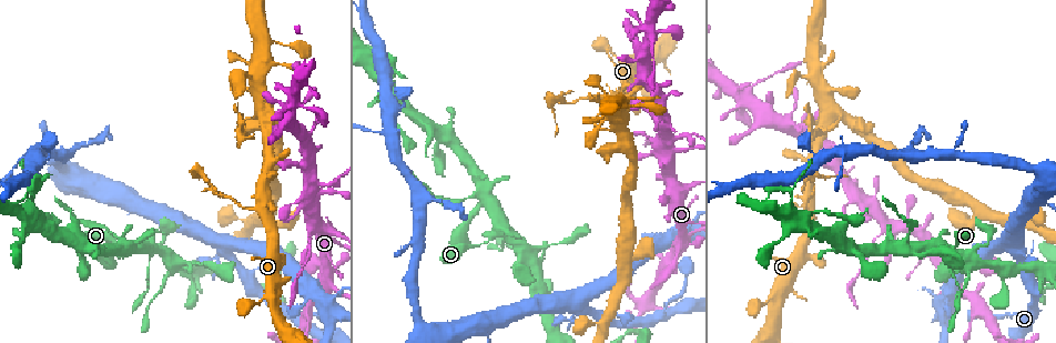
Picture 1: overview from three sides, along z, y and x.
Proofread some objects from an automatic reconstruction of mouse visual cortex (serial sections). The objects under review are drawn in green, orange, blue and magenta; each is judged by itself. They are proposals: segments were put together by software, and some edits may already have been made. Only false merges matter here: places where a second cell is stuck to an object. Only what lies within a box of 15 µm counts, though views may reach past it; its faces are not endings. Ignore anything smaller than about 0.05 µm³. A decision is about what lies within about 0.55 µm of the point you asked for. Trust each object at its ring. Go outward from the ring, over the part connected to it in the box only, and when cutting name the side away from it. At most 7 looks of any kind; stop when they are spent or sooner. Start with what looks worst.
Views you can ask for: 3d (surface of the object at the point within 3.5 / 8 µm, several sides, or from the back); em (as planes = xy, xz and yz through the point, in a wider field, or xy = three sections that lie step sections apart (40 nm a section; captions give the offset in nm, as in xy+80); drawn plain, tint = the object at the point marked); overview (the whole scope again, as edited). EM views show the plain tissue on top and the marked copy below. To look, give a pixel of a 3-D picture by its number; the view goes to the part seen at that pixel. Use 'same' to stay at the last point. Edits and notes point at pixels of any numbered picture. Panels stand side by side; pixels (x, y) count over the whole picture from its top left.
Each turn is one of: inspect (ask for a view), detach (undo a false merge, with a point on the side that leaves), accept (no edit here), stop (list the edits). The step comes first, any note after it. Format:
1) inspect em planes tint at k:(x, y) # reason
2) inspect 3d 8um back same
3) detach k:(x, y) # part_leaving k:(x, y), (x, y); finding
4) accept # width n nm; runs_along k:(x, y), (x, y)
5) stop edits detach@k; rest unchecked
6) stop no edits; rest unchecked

inspect 3d 8um at 1:(809, 209) # arms part here

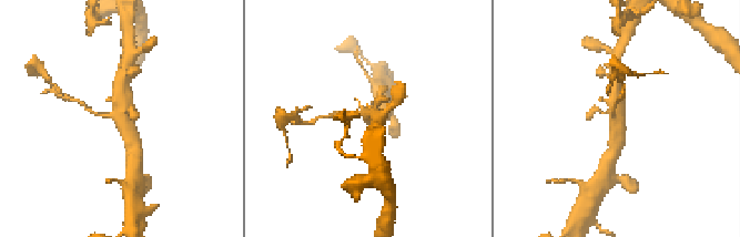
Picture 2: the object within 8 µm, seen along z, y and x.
inspect 3d 3.5um back at 2:(617, 115)

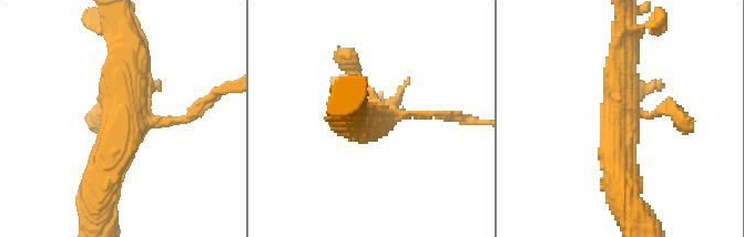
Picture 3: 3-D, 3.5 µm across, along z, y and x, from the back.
accept # runs_along 3:(98, 193), (124, 134), (128, 50); one cell here

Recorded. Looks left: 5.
inspect 3d 3.5um at 1:(496, 234) # looks like a crossing

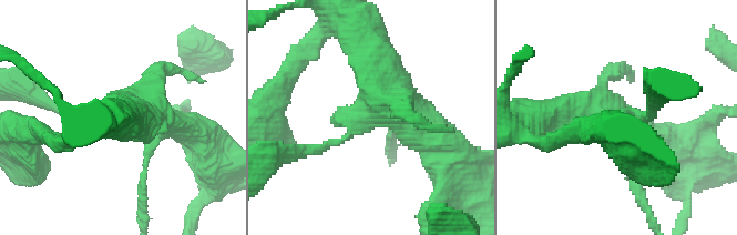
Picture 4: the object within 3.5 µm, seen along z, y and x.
inspect em xy step 1 tint at 4:(373, 116)

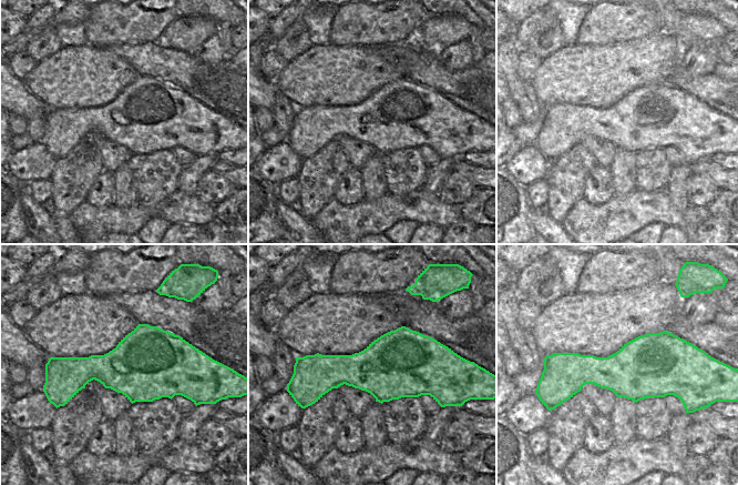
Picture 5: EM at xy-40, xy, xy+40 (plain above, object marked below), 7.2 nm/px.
accept # runs_along 4:(330, 145), (388, 105), (365, 38); one cell here

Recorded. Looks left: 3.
inspect 3d 3.5um at 1:(910, 234) # narrows sharply

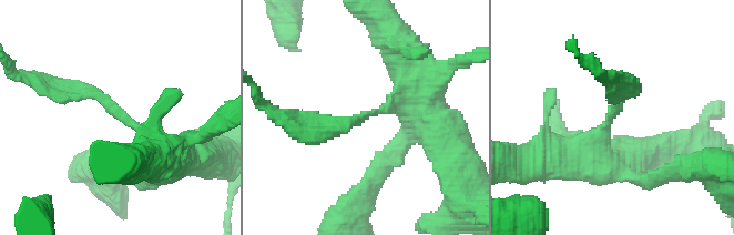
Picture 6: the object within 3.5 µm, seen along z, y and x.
inspect em xy step 1 tint at 6:(614, 116)

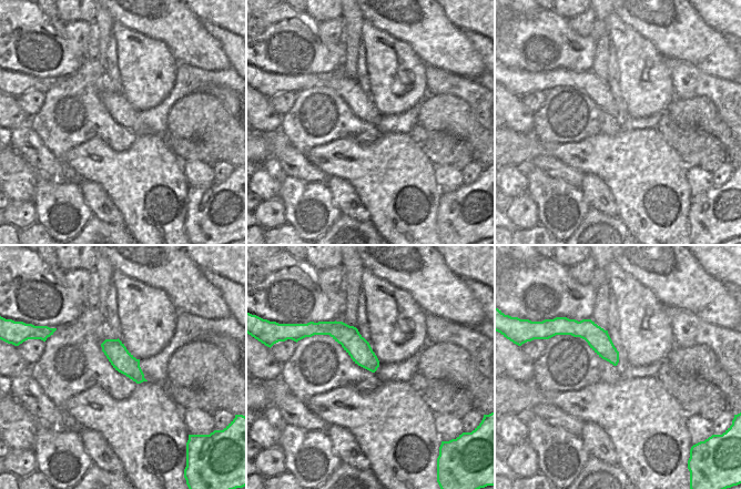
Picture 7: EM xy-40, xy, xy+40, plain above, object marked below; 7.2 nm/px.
inspect em xy step 5 tint same # another direction

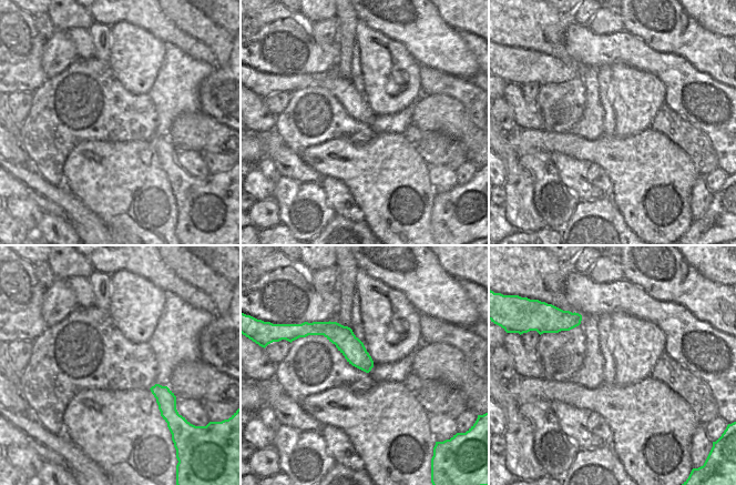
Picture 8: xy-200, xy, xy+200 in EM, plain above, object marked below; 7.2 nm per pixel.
accept # runs_along 8:(302, 333), (328, 329), (370, 364); one cell here

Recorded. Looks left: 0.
stop no edits; rest unchecked

